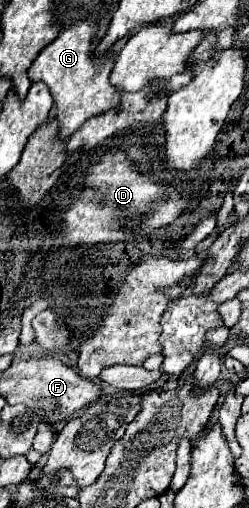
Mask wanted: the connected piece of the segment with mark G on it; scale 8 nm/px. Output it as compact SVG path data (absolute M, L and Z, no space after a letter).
M95 19L75 21L71 27L59 33L59 37L37 55L33 65L29 67L29 81L43 81L53 95L55 101L55 123L59 127L59 139L67 141L85 121L107 113L119 103L119 91L111 87L109 73L113 61L109 57L95 57L91 53L91 39L95 37L97 23Z

